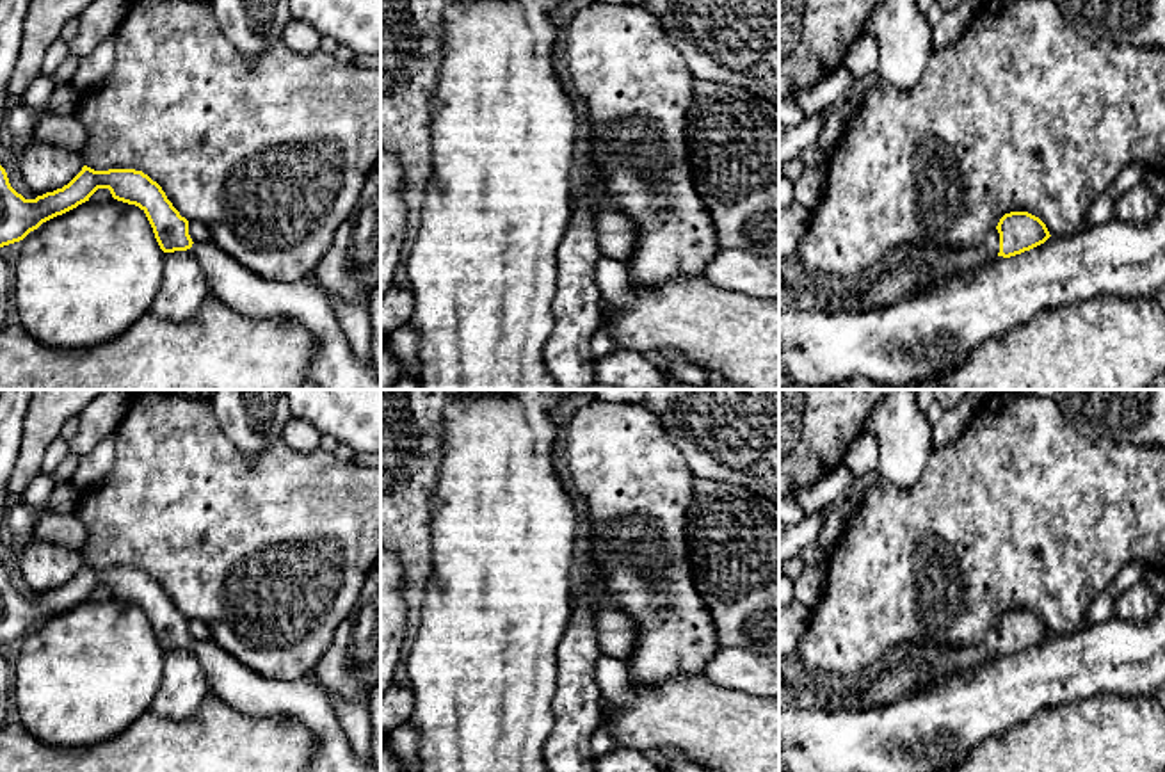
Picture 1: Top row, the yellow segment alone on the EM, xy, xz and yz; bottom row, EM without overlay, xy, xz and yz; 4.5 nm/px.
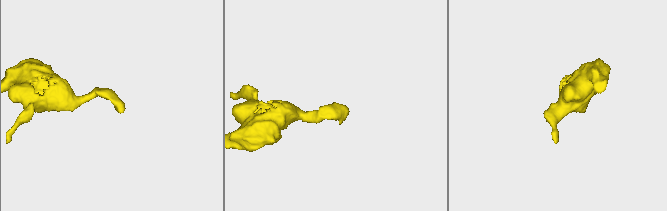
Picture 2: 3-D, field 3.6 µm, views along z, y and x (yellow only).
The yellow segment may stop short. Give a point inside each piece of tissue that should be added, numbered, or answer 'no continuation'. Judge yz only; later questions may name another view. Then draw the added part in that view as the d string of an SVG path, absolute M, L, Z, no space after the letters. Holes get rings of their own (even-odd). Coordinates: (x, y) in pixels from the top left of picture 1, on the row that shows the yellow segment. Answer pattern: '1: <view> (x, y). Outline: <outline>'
no continuation

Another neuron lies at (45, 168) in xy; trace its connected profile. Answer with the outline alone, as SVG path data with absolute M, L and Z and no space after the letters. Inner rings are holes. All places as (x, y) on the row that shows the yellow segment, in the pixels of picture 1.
M28 141L20 171L30 192L43 196L68 185L84 167L82 155L44 141Z

